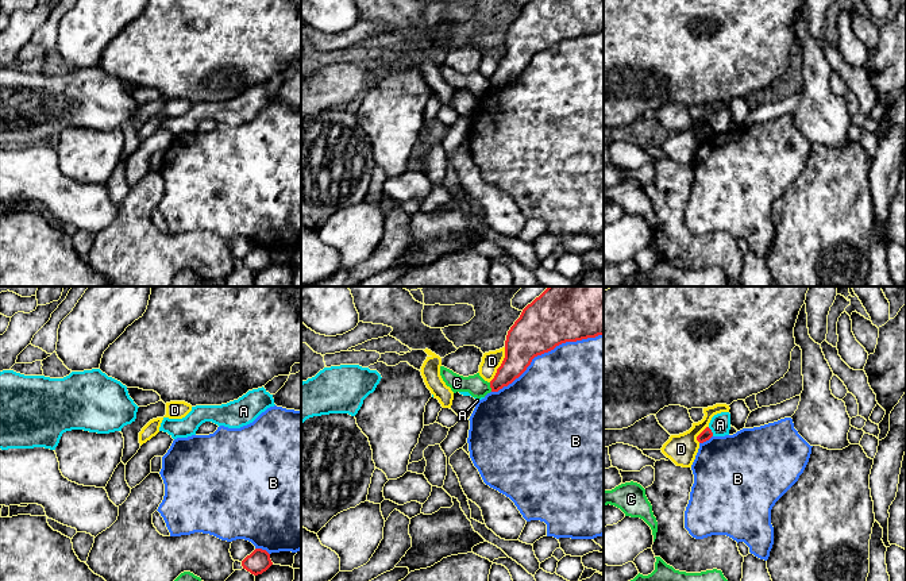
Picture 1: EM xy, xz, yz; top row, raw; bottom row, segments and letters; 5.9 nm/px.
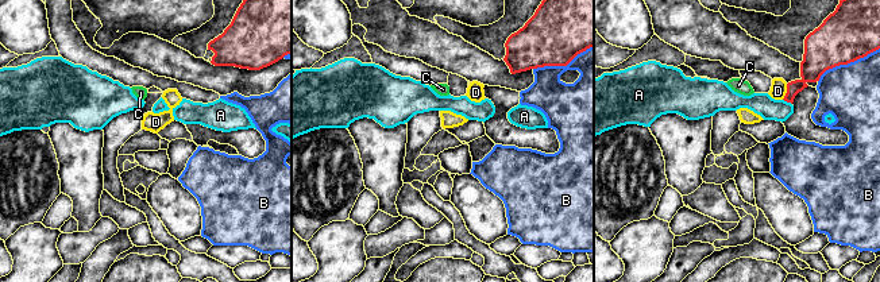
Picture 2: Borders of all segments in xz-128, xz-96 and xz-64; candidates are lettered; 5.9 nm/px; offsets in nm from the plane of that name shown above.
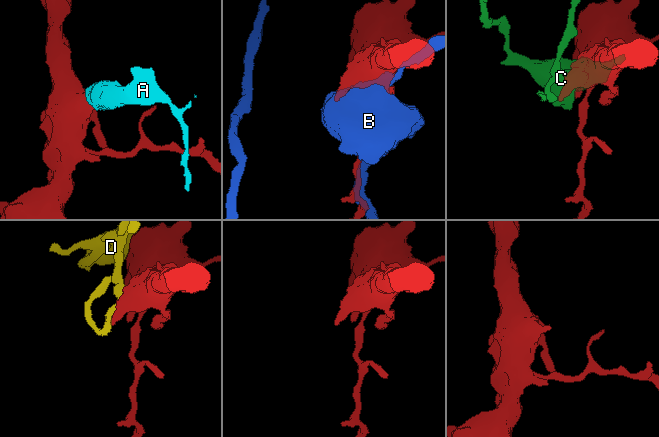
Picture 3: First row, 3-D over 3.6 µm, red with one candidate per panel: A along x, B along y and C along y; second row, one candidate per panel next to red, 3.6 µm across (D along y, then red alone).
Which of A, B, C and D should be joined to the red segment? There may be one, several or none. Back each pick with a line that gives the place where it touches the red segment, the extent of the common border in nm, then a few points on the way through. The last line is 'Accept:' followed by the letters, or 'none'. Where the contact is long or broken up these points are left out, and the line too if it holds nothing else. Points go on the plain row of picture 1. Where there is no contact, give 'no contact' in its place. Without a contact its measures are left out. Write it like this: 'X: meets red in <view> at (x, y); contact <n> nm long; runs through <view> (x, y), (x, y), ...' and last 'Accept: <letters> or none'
Accept: none

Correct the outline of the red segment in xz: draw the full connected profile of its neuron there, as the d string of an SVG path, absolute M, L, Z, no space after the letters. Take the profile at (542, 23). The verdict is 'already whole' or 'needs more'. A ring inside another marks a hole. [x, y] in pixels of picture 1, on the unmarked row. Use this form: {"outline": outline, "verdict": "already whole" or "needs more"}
{"outline": "M531 0L514 19L506 32L505 55L490 78L491 89L518 76L532 57L566 39L577 39L604 32L604 0Z", "verdict": "already whole"}

